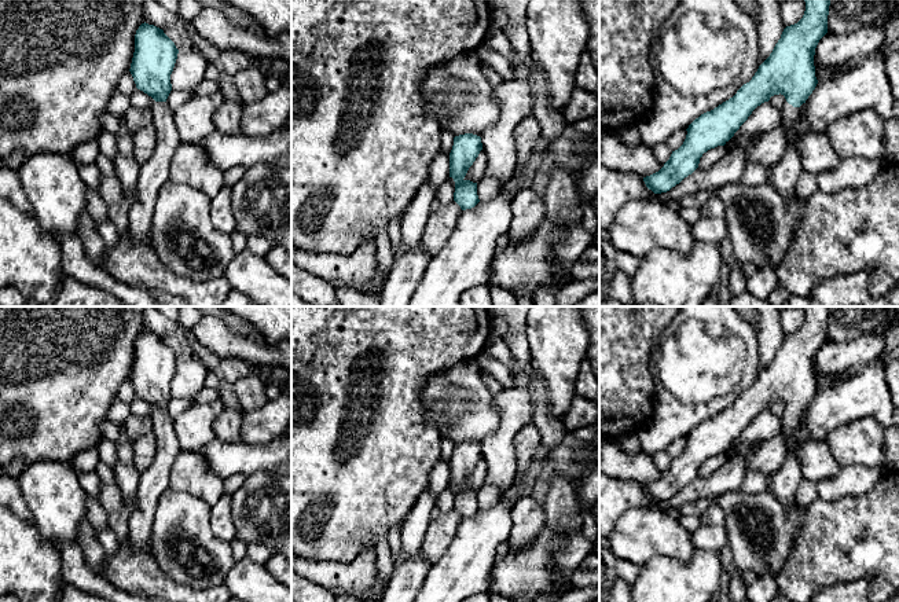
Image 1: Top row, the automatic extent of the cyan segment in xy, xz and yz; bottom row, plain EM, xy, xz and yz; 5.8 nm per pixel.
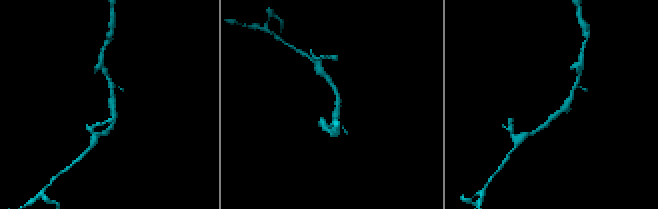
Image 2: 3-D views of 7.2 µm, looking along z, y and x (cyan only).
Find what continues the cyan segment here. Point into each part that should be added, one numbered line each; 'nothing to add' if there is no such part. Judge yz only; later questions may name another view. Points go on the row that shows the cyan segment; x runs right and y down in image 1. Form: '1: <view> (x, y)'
1: yz (784, 176)

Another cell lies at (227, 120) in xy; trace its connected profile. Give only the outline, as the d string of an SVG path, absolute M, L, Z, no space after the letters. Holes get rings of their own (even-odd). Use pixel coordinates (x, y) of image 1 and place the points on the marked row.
M224 99L217 113L213 115L213 124L216 131L223 135L242 133L241 118L243 113L243 104L235 100Z

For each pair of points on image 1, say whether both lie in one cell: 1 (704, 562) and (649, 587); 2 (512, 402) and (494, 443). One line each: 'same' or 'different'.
1: same
2: same

